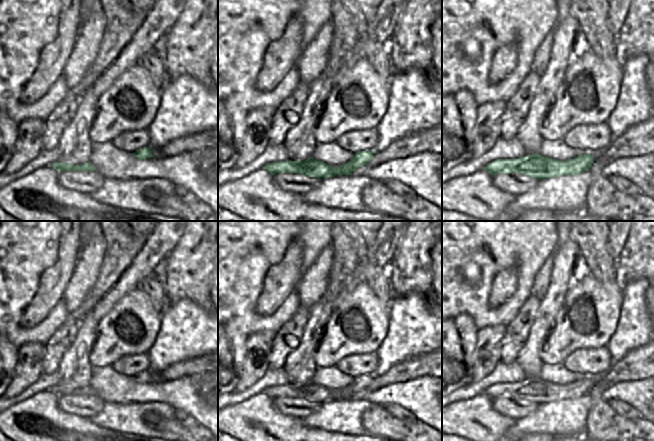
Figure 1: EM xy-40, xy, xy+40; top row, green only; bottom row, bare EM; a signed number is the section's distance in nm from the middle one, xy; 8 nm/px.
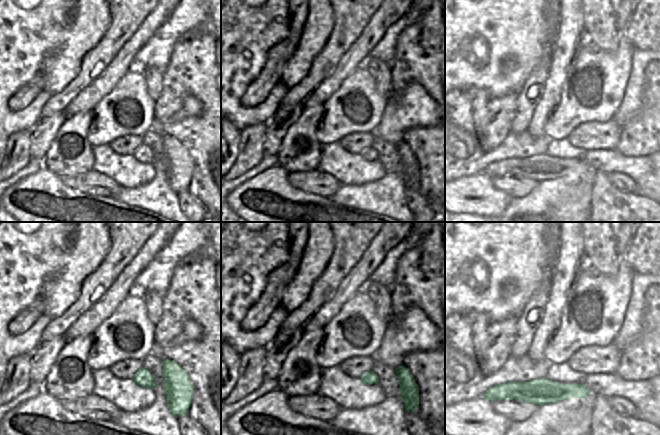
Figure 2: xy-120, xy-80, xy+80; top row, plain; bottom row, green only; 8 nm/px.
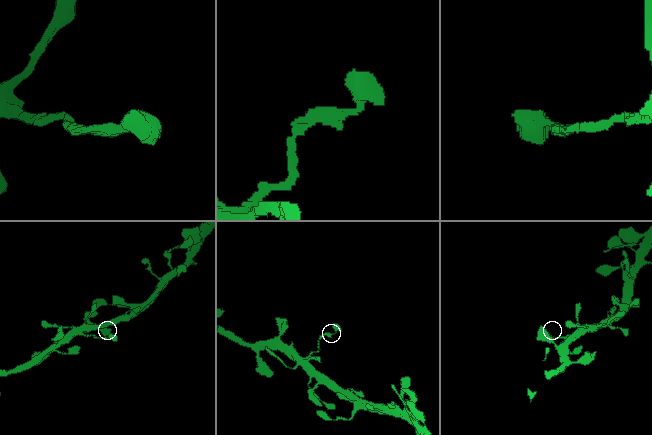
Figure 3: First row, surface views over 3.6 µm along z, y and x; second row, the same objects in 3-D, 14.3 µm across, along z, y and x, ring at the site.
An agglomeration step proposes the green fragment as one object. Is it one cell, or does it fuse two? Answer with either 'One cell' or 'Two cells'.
One cell

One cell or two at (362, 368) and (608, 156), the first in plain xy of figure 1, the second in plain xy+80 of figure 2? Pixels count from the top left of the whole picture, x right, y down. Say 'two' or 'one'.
two

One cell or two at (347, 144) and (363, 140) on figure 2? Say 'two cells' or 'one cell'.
one cell

